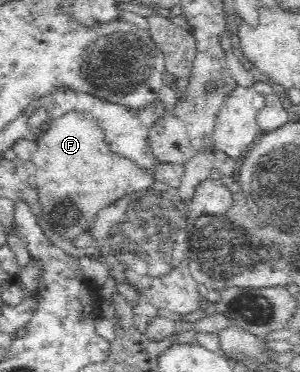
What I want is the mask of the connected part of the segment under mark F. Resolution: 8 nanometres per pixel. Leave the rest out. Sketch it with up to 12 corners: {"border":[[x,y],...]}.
{"border":[[91,113],[36,142],[42,216],[70,240],[105,205],[149,189]]}

